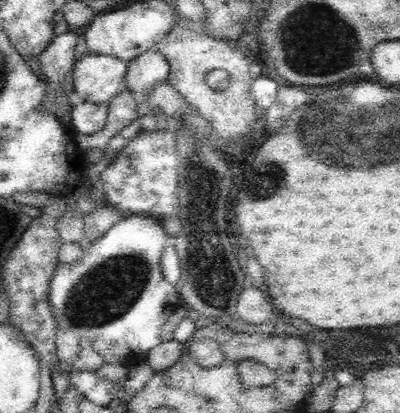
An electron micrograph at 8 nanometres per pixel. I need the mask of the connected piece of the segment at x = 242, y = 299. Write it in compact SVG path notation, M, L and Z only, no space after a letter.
M244 288L237 298L237 315L240 320L250 324L274 322L272 304L268 304L266 296L258 288Z

